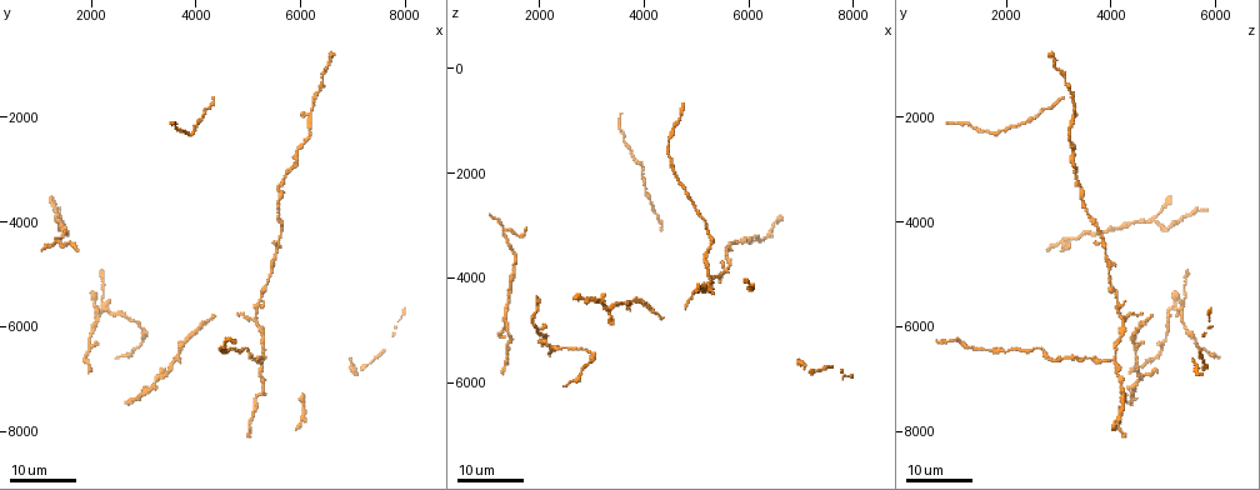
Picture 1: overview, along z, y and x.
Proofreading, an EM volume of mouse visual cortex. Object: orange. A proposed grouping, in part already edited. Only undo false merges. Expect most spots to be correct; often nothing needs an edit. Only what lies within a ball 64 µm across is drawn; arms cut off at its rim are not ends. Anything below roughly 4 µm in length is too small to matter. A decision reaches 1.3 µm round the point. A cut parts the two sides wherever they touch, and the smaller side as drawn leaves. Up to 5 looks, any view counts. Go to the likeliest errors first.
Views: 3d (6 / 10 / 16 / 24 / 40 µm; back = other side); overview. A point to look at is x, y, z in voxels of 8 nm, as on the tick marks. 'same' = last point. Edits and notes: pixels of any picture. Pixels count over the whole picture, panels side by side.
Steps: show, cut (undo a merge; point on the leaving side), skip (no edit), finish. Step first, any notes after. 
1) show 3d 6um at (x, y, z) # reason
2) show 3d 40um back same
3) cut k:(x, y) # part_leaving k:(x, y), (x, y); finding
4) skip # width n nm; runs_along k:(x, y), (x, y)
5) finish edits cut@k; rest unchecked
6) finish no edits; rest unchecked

show 3d 16um at (2300, 5600, 5350)

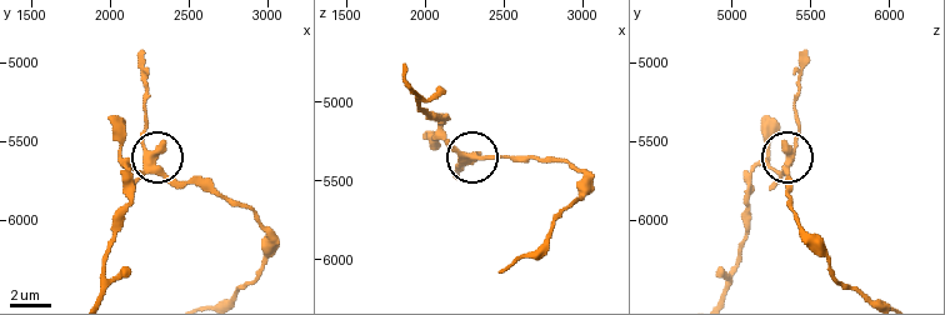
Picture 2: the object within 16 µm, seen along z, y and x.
show 3d 6um at (2260, 5620, 5360)

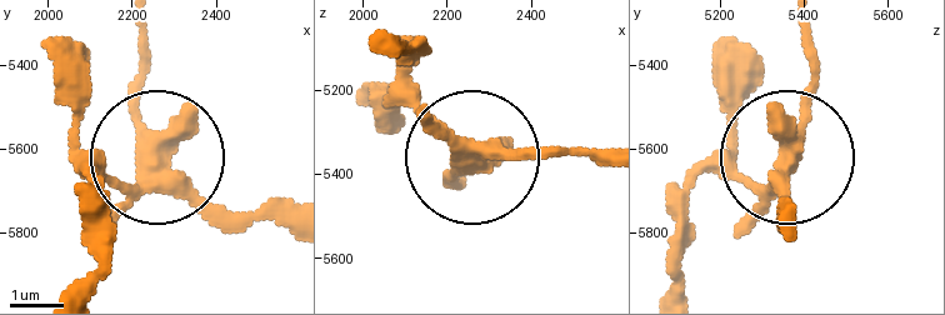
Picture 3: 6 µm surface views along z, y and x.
cut 3:(230, 231) # part_leaving 3:(164, 181), (226, 208), (294, 208); two neurons meet here

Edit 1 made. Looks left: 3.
show overview

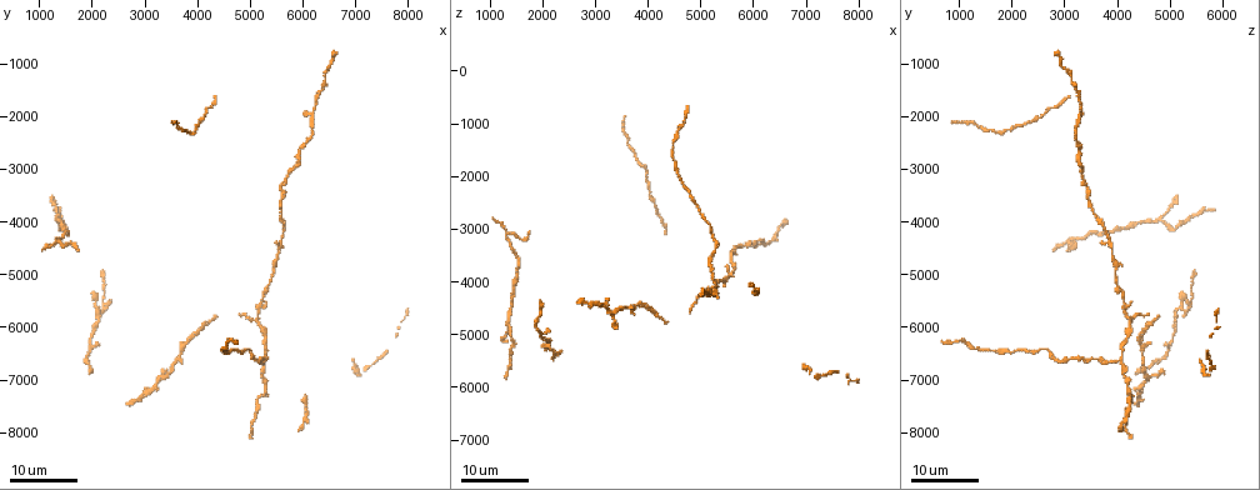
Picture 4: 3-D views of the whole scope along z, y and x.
show 3d 16um at (6200, 1900, 3300) # thin arm on a thick one

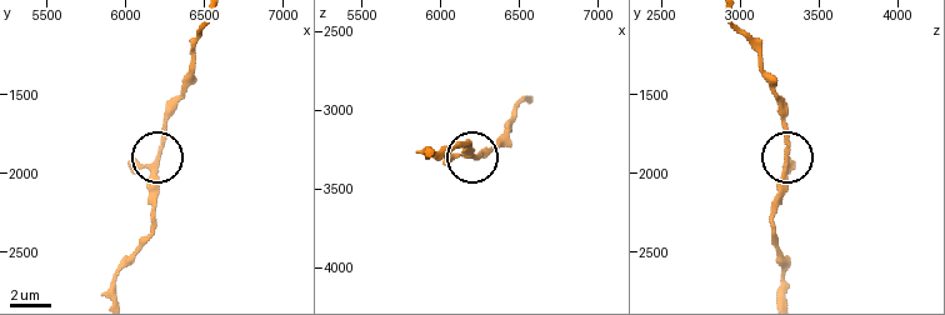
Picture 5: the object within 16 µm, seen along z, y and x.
show 3d 10um at (6180, 1940, 3300)

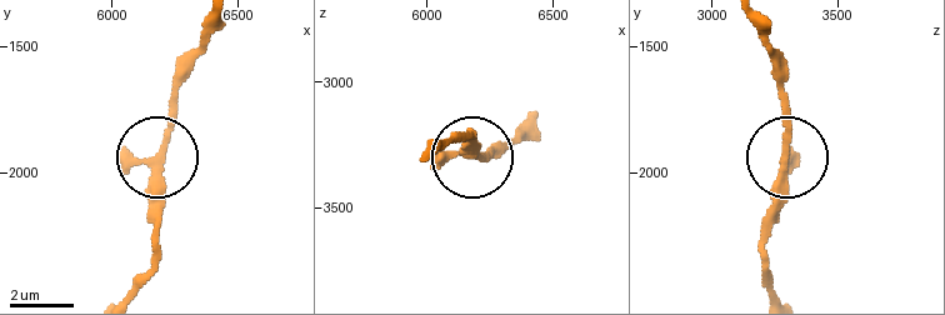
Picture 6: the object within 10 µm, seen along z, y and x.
skip # side_arm 12 um; runs_along 6:(771, 293), (769, 196), (784, 155), (784, 78); one neuron here

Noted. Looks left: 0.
finish edits cut@3; rest unchecked

